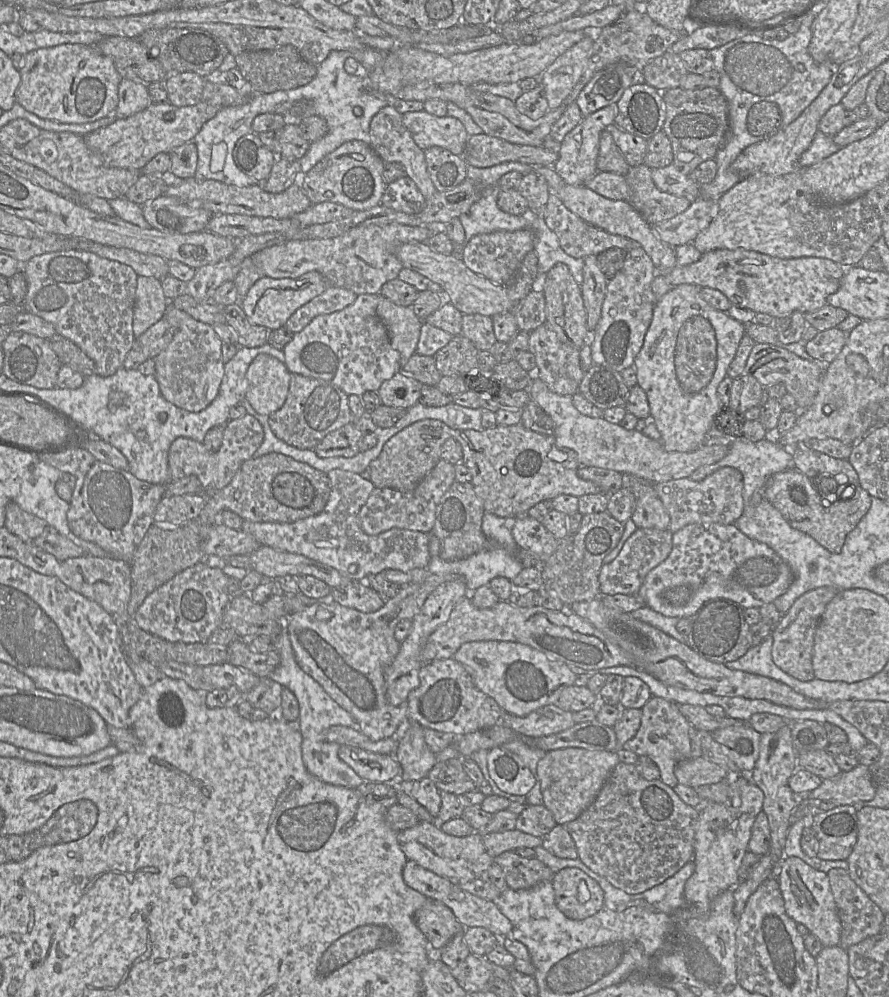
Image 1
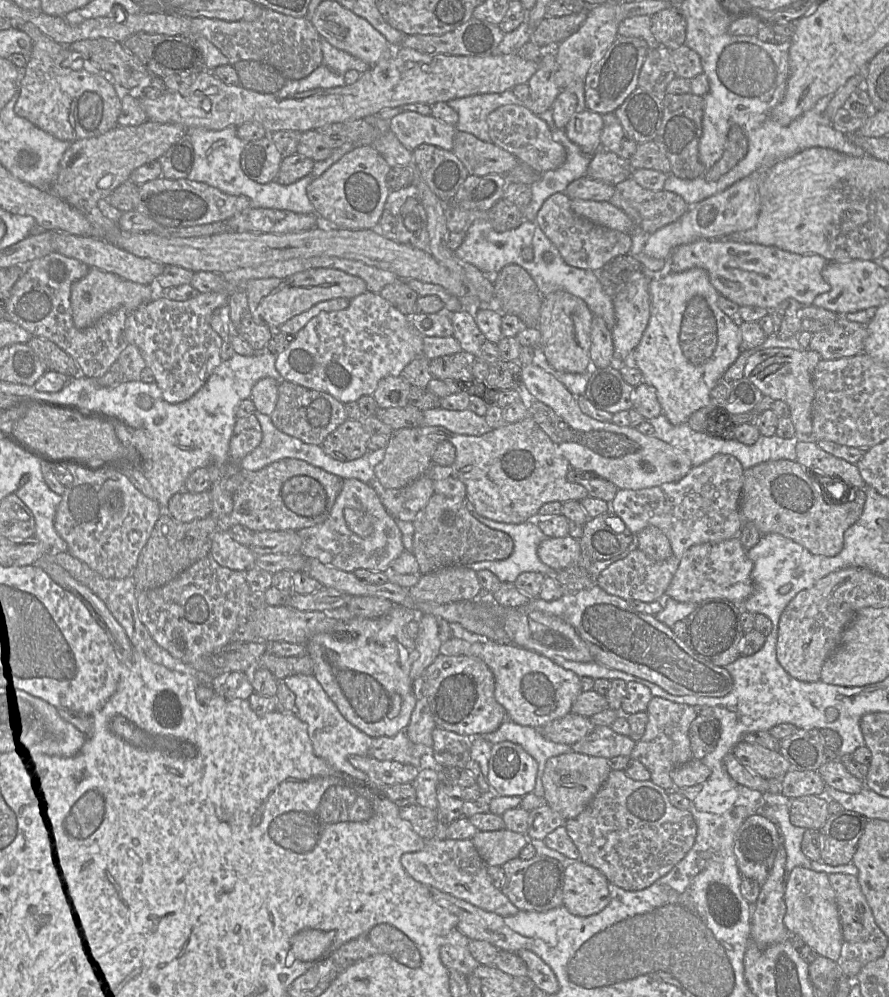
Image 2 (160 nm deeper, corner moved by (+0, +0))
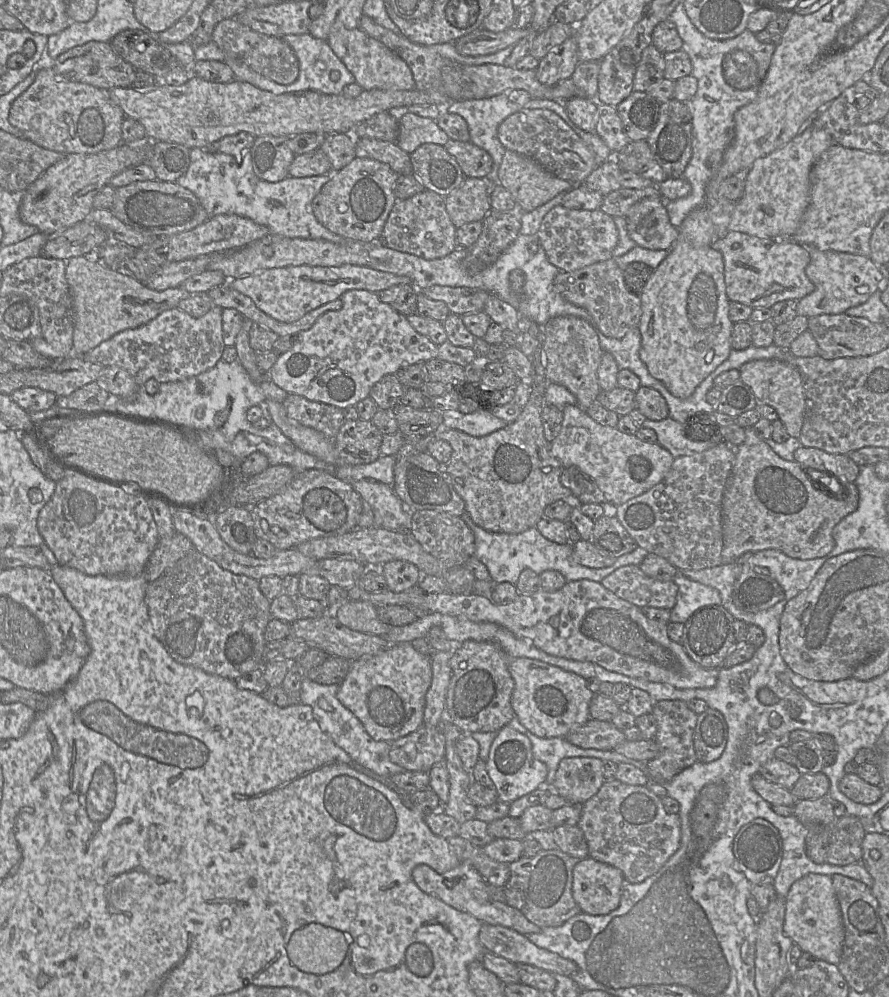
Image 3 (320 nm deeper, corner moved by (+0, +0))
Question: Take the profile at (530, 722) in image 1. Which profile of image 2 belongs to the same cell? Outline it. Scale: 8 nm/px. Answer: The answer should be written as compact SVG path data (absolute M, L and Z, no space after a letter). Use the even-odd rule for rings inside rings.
M570 712L537 729L540 729L541 734L548 740L573 745L591 733L595 727L589 717Z

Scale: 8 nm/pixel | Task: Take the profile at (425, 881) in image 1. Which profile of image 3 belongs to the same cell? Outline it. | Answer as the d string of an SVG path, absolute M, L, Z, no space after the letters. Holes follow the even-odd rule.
M483 923L479 940L486 951L504 957L515 964L530 964L552 974L566 976L572 976L578 972L578 966L572 960L541 948L525 935L502 925Z

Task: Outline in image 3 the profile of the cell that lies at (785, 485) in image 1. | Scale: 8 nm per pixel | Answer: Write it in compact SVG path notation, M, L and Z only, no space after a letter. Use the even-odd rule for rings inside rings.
M746 427L745 441L737 447L737 454L731 474L727 480L723 499L722 499L722 529L723 529L723 548L722 548L722 562L735 562L739 557L748 552L758 552L766 549L779 550L785 555L801 559L809 560L826 556L832 551L835 546L835 541L832 535L833 528L847 515L854 512L859 503L858 488L854 483L833 483L830 479L829 484L822 484L815 479L815 482L808 476L807 470L804 470L796 461L786 461L776 454L772 448L761 439L755 432L753 427Z

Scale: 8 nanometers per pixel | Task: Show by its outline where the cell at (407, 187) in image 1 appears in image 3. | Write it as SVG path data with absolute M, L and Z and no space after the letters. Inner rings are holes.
M425 189L410 198L396 200L377 242L399 252L433 260L457 248L456 230L446 211L445 197Z

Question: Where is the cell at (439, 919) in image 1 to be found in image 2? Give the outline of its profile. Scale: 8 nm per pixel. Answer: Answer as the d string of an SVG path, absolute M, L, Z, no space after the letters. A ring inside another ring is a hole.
M458 928L452 929L443 938L440 958L448 970L456 970L468 976L480 965L470 953L469 941Z

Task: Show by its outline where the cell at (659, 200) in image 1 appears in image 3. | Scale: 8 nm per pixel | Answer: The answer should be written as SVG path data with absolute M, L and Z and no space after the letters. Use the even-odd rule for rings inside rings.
M656 185L643 189L621 187L604 196L600 209L612 217L625 217L630 208L639 200L660 196Z

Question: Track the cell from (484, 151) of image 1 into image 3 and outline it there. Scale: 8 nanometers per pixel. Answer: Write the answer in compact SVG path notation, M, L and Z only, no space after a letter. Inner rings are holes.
M449 138L444 147L456 159L465 177L485 178L491 172L491 155L471 141L463 142Z

